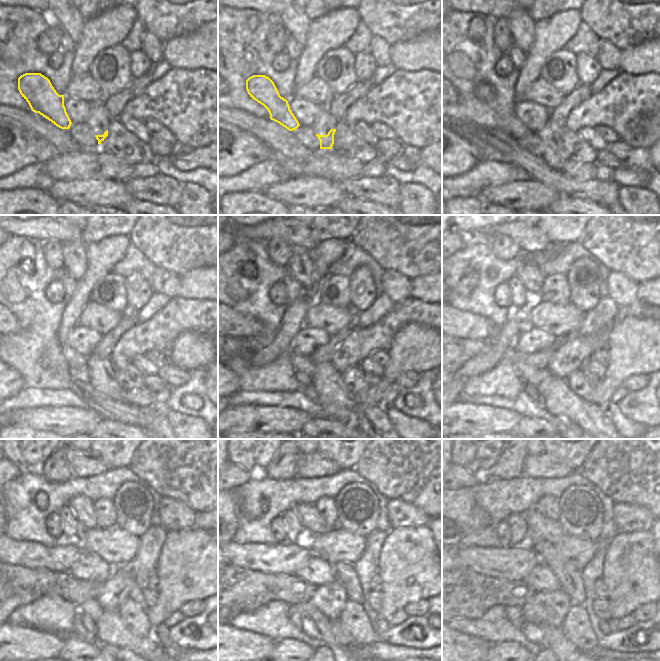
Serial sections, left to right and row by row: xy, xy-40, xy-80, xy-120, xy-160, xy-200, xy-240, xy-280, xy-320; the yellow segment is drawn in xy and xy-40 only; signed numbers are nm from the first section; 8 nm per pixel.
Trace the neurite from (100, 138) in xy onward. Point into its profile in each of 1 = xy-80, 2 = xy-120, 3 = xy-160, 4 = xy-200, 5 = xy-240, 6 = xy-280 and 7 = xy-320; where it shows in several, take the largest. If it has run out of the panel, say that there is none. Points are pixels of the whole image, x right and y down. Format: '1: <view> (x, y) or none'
1: xy-80 (552, 153)
2: xy-120 (102, 372)
3: xy-160 (326, 381)
4: xy-200 (560, 401)
5: xy-240 (111, 629)
6: xy-280 (333, 634)
7: xy-320 (554, 638)

